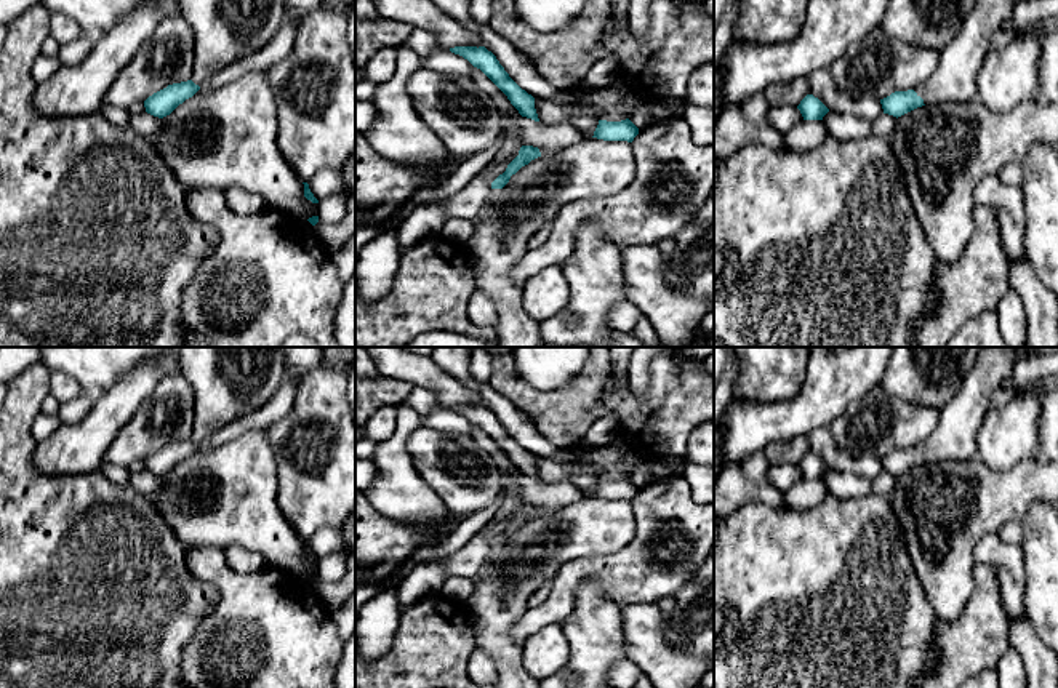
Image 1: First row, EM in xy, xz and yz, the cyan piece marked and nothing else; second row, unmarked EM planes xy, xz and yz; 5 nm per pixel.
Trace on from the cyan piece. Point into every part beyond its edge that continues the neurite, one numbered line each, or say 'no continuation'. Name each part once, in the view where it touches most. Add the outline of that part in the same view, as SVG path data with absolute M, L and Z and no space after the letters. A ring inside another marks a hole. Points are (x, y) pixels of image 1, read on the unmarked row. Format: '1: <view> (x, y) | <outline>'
1: yz (954, 439) | M981 347L975 365L964 376L954 398L943 408L935 430L914 450L924 458L925 464L940 461L965 461L976 458L976 434L988 413L989 398L997 392L997 386L1005 381L1013 368L1031 357L1058 352L1058 347L1020 347L1010 352L1007 347Z

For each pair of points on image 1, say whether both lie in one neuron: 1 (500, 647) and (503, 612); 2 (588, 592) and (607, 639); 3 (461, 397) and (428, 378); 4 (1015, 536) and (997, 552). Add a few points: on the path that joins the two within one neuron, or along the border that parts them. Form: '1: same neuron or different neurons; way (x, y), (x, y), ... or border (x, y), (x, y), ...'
1: same neuron; way (500, 639), (500, 620)
2: same neuron; way (591, 604), (596, 615), (596, 628)
3: same neuron; way (453, 392), (436, 381)
4: different neurons; border (996, 533), (1020, 548)

